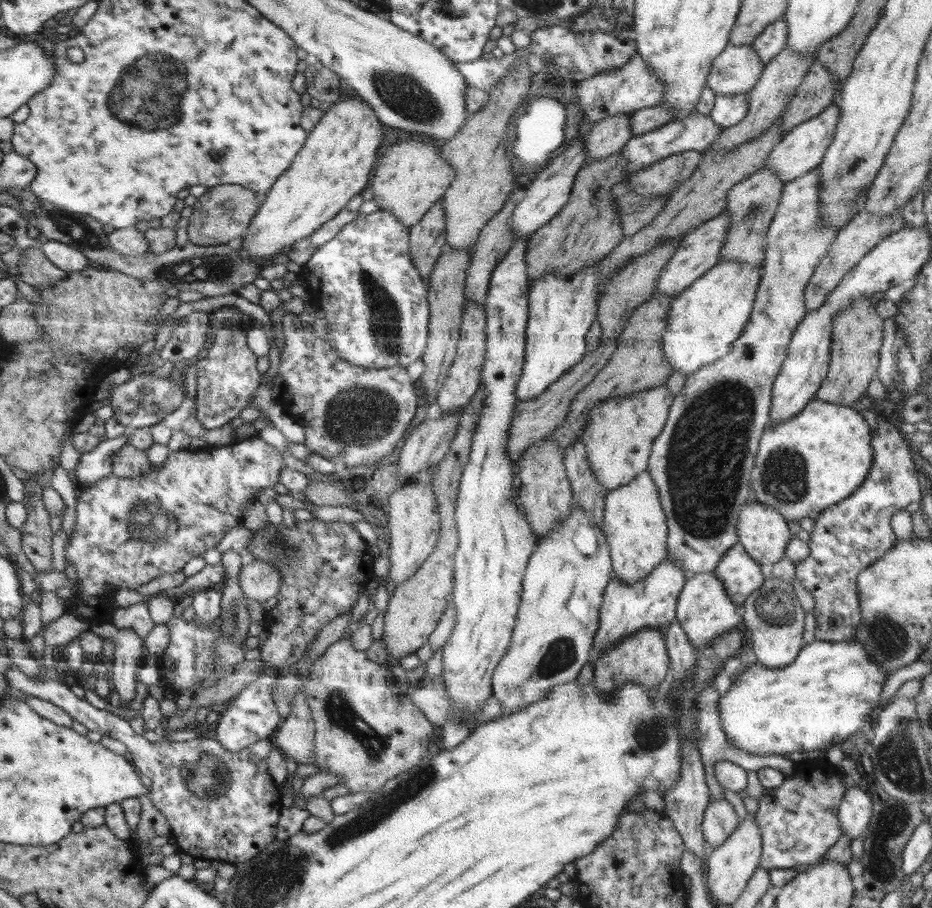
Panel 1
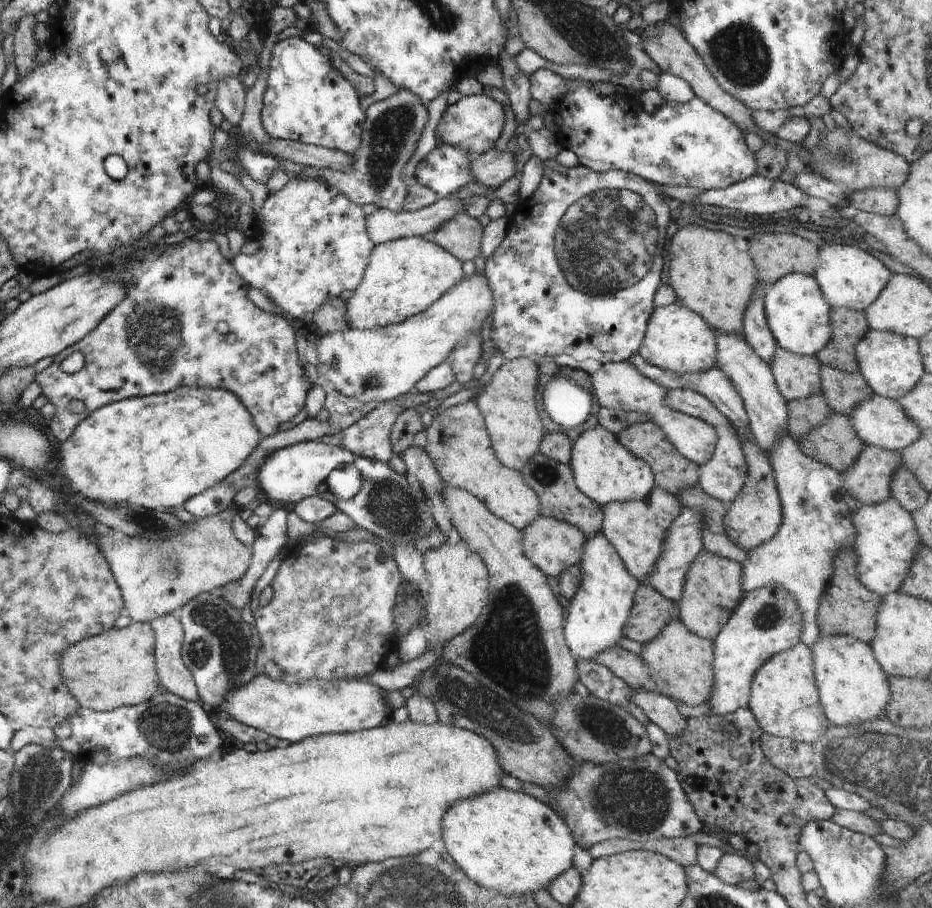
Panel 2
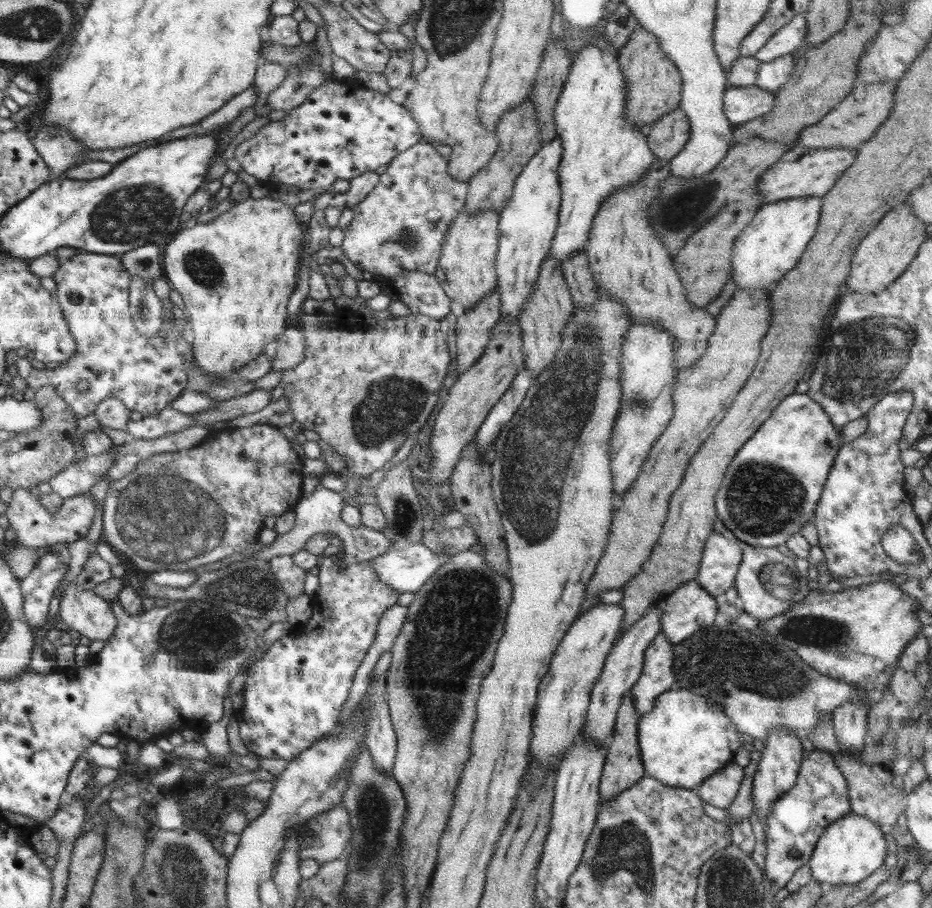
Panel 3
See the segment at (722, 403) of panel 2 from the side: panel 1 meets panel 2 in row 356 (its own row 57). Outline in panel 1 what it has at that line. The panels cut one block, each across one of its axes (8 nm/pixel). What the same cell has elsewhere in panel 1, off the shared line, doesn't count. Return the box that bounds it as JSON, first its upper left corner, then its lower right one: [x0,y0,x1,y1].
[575,53,667,124]

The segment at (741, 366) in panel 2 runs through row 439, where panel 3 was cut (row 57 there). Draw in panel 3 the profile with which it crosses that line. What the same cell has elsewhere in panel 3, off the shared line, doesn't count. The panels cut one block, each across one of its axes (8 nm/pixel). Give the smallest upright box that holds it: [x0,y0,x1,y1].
[754,14,806,63]

